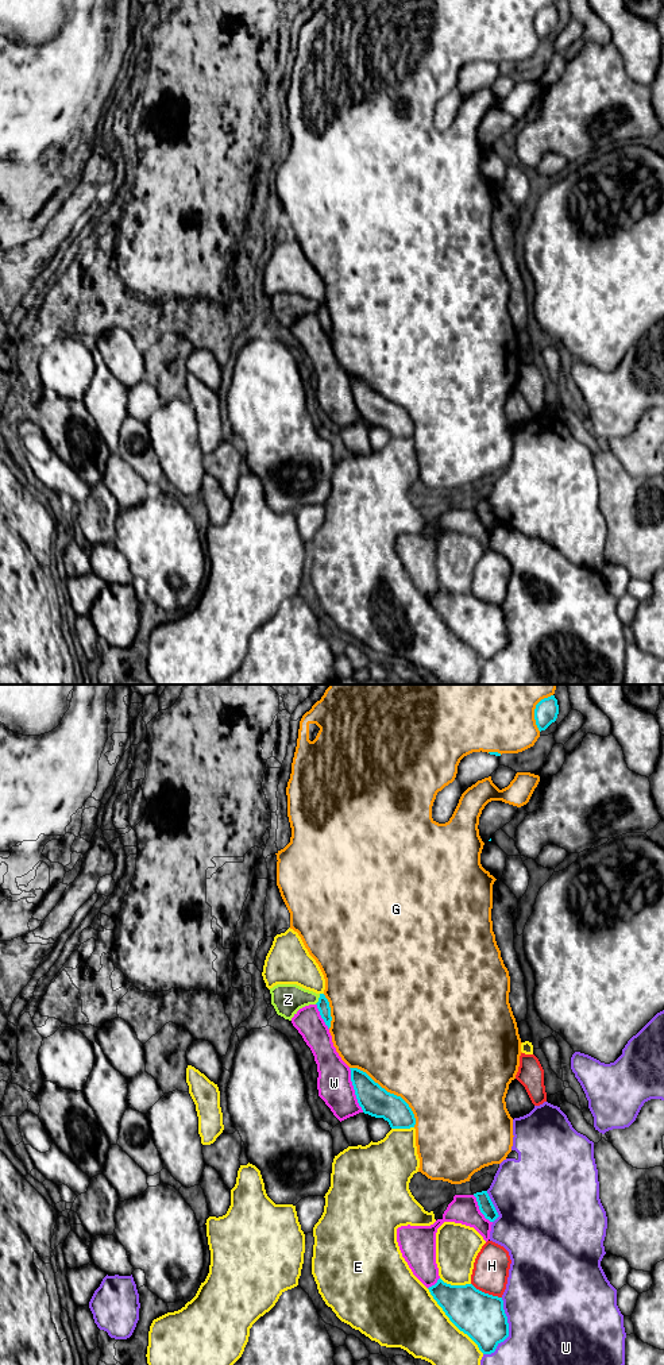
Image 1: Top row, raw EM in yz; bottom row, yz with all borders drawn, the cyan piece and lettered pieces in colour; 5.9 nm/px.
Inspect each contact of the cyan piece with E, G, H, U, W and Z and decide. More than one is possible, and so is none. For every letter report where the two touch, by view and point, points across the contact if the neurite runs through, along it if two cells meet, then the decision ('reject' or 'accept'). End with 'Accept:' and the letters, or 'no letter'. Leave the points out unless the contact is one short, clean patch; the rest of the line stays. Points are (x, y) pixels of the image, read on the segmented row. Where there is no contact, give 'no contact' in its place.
E: contact yz (452, 1322); reject
G: contact yz (389, 1092); reject
H: contact yz (486, 1294); reject
U: contact yz (508, 1330); reject
W: contact yz (354, 1088); reject
Z: contact yz (319, 999); border yz (320, 994), (315, 1003); reject
Accept: no letter

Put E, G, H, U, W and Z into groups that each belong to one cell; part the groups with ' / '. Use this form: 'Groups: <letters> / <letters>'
Groups: E / G / H / U / W Z

